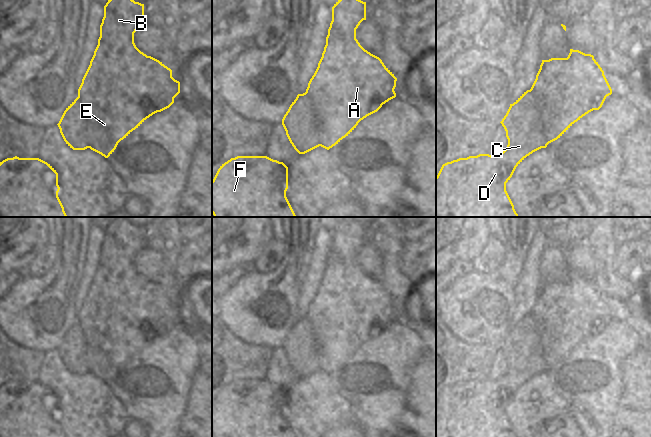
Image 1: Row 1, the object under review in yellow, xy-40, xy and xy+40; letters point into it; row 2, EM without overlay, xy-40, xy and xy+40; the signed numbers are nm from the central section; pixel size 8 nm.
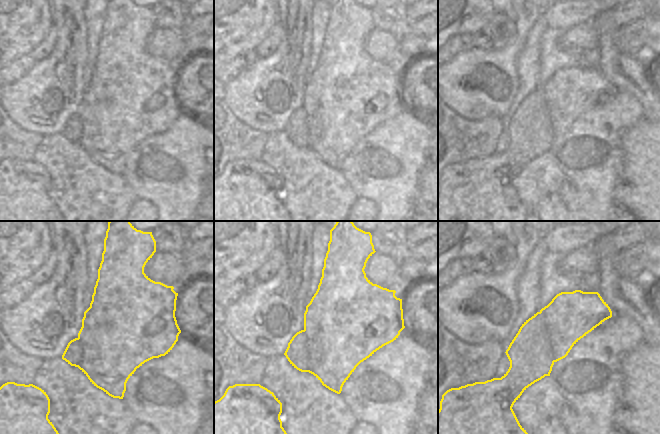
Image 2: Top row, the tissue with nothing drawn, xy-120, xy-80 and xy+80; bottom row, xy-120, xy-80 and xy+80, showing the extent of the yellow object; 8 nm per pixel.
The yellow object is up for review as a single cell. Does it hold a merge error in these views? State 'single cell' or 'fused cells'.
fused cells

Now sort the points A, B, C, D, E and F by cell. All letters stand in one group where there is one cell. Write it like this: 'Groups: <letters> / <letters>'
Groups: A B E / C D F

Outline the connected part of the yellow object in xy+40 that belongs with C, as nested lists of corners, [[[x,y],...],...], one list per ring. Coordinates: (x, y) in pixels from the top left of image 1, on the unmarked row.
[[[531,314],[524,316],[510,331],[500,346],[506,355],[508,369],[497,380],[479,378],[459,382],[442,389],[436,400],[436,437],[516,437],[514,429],[506,415],[506,407],[512,401],[516,391],[530,378],[546,372],[549,368],[543,355],[540,335]]]

